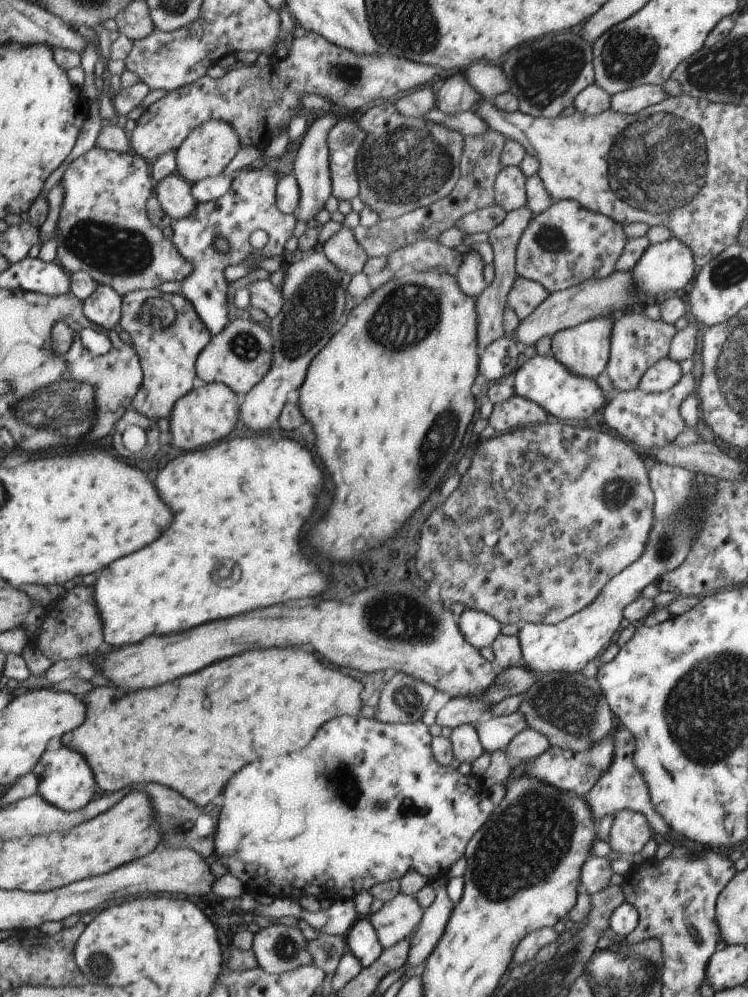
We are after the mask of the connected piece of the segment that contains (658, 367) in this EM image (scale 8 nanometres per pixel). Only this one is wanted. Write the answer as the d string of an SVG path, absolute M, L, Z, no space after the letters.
M665 357L642 376L639 390L646 393L662 393L671 390L683 376L679 364Z

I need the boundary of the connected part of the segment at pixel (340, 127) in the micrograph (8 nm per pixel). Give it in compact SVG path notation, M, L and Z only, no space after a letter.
M339 120L328 134L332 195L338 201L359 196L356 156L366 134L357 121Z

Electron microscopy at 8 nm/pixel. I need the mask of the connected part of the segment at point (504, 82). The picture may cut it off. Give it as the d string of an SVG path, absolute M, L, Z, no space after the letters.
M476 62L464 76L486 101L492 102L496 96L509 92L508 78L500 66Z

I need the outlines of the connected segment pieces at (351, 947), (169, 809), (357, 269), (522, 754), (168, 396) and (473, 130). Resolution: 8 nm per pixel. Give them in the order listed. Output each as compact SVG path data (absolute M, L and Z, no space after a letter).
M358 918L346 937L348 952L360 962L362 968L371 966L383 952L370 920Z
M144 784L146 794L154 802L154 821L161 831L159 844L163 849L191 849L202 857L214 854L216 844L214 836L217 833L217 823L220 818L221 808L214 802L204 807L198 807L186 798L182 798L176 790L170 790L160 784Z
M343 224L343 228L330 238L324 245L325 258L347 279L363 273L364 266L369 260L367 253L358 245L353 236L353 230Z
M527 727L512 738L504 752L510 762L520 762L520 760L528 762L540 757L549 746L546 736Z
M157 288L141 289L126 295L126 314L121 314L123 330L132 337L140 358L143 382L131 408L147 418L170 419L178 401L194 390L196 362L206 350L210 332L182 294L165 294Z
M434 108L424 119L431 122L439 123L444 127L457 131L459 134L466 136L480 135L489 132L490 128L486 125L474 111L460 112L459 114L446 115L438 108Z

